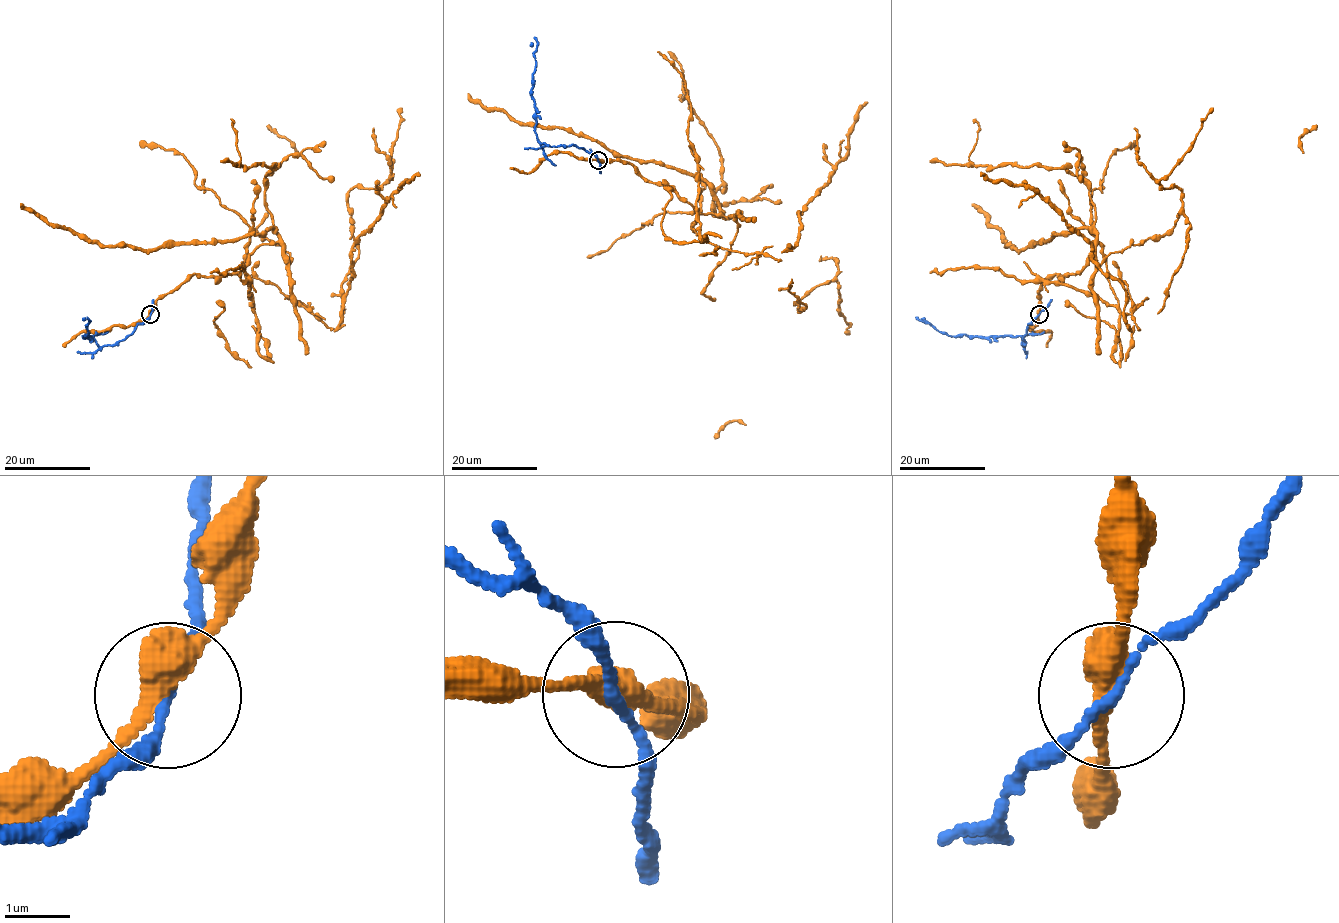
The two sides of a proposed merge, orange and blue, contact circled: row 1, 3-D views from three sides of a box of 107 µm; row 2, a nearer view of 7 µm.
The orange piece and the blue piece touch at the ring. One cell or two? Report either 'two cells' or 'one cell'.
two cells

